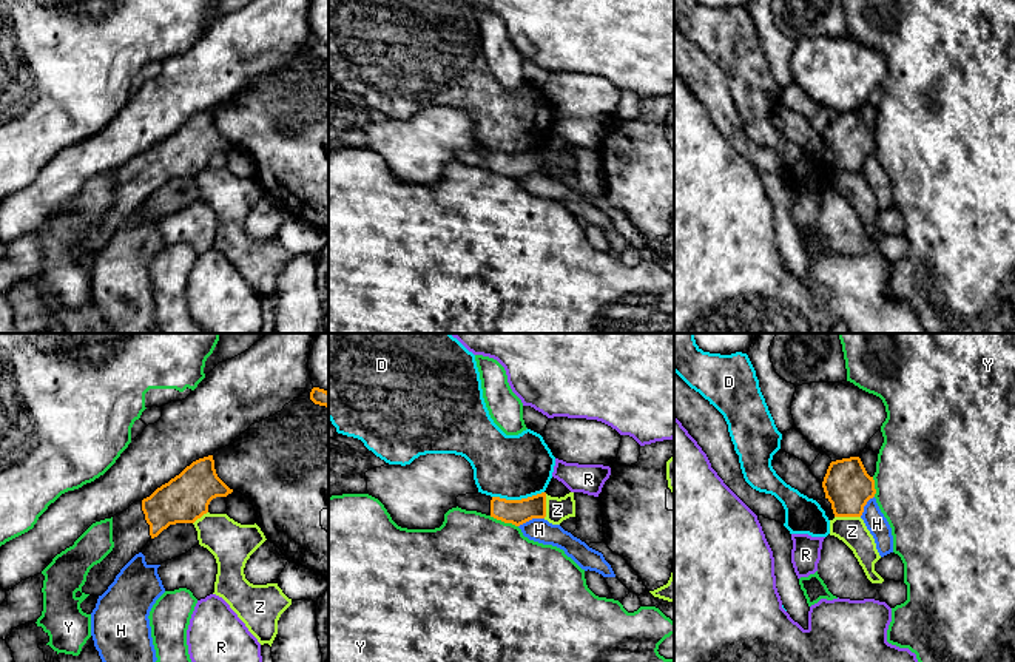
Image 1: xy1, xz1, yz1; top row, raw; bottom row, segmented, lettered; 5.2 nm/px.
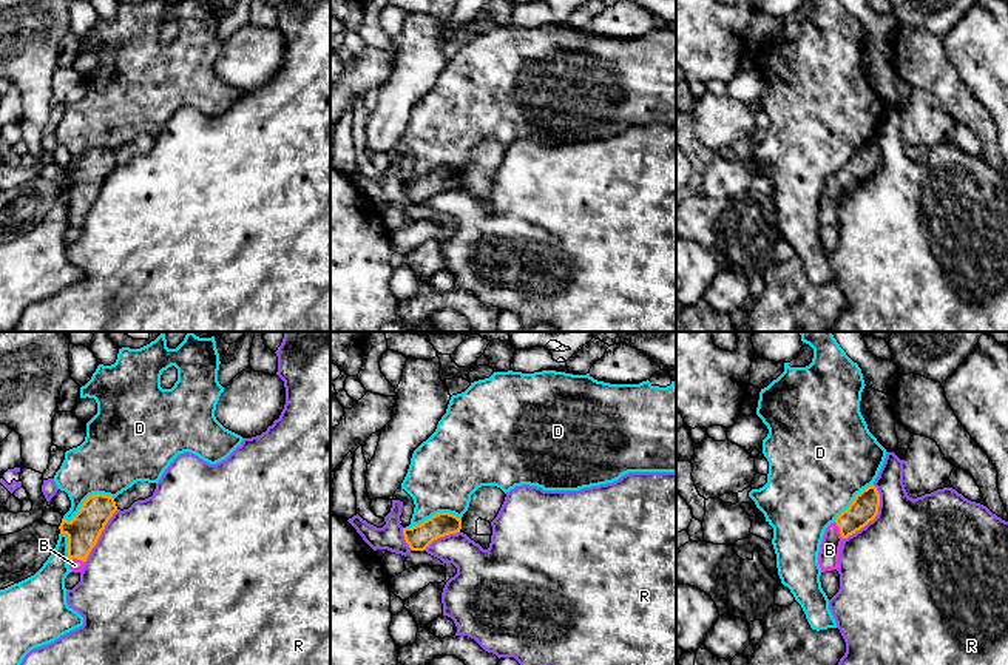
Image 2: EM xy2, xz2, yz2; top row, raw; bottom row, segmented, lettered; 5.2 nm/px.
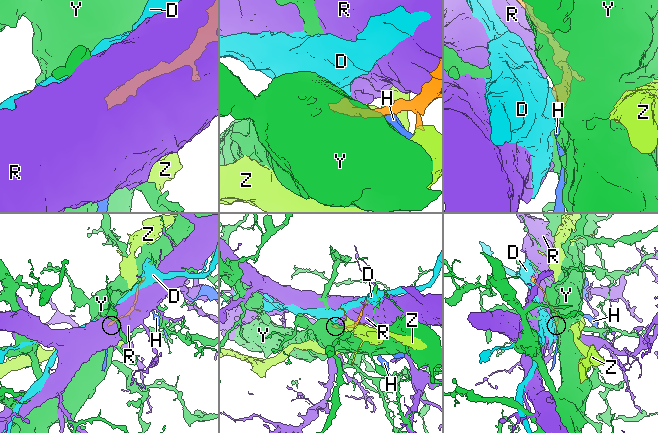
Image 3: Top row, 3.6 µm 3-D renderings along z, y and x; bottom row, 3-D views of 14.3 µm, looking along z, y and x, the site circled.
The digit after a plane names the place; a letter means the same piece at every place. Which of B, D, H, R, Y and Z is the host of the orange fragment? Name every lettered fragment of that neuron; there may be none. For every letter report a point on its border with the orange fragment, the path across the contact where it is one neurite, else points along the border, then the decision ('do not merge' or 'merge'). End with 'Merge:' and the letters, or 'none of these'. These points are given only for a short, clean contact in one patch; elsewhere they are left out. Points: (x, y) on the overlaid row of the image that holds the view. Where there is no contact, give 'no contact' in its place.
B: meets orange in xy2 at (76, 557); runs through xy2 (84, 531), (76, 557), (74, 565); merge
D: meets orange in xy2 at (85, 500); do not merge
H: meets orange in xz1 at (531, 519); do not merge
R: meets orange in yz2 at (874, 517); do not merge
Y: meets orange in xz1 at (503, 520); do not merge
Z: meets orange in yz1 at (847, 516); border along yz1 (835, 516), (859, 517); do not merge
Merge: B

